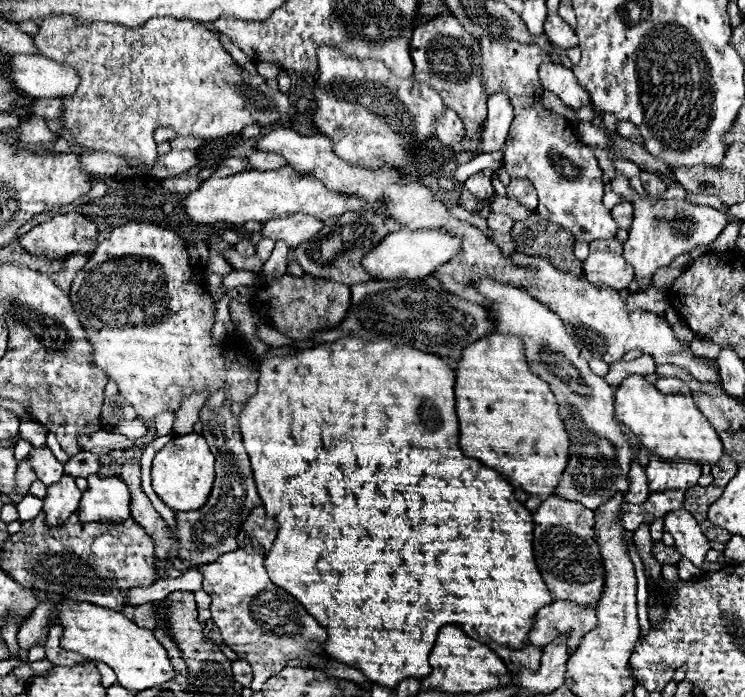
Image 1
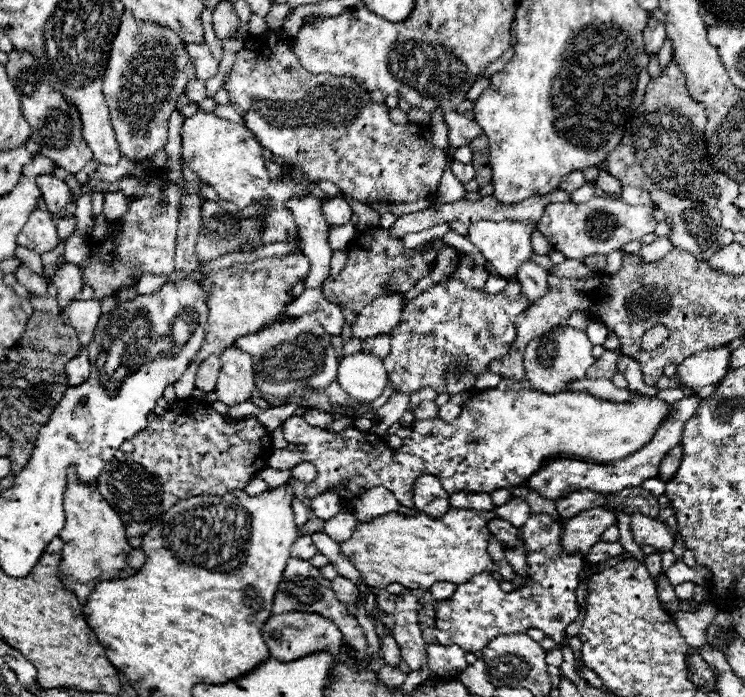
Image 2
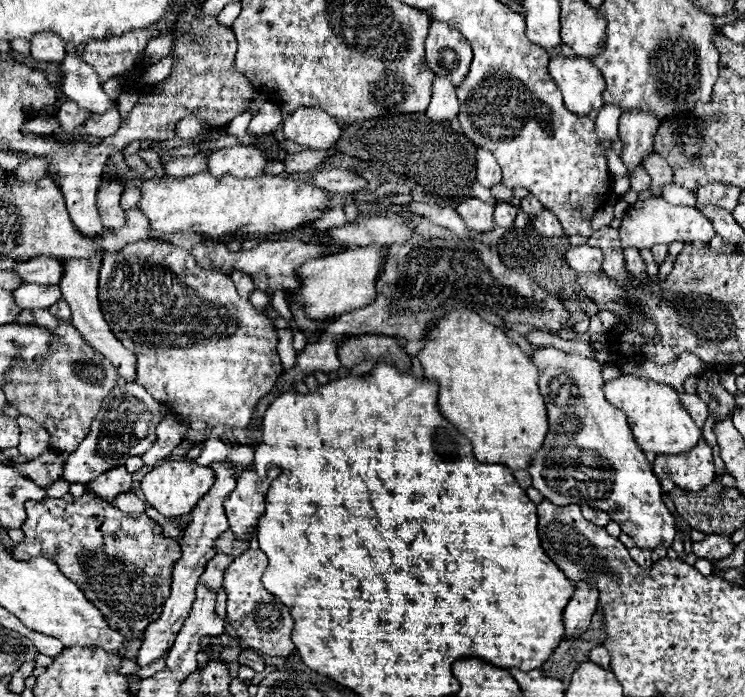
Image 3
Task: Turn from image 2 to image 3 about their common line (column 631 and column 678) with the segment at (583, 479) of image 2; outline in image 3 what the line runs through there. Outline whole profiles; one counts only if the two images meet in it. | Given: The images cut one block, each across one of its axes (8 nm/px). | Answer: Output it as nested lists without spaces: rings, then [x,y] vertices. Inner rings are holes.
[[[702,438],[690,452],[666,456],[658,454],[654,460],[654,474],[660,480],[672,480],[682,490],[700,490],[714,480],[712,448]]]

